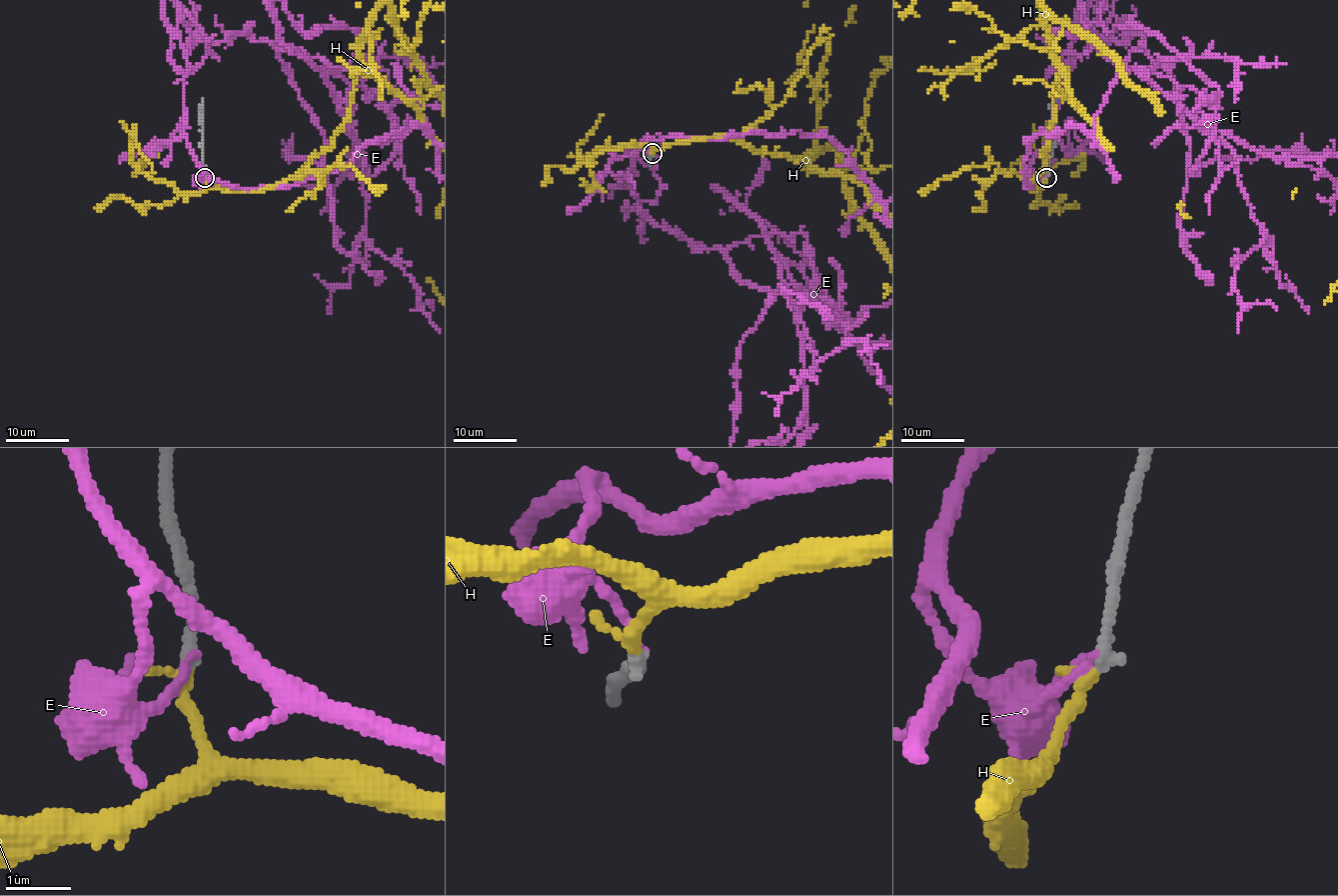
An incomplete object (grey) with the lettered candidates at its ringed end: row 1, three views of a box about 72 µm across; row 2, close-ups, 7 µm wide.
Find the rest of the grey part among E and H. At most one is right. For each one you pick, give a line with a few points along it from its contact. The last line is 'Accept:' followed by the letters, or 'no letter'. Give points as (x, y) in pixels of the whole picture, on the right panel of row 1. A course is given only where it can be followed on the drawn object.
Accept: H

